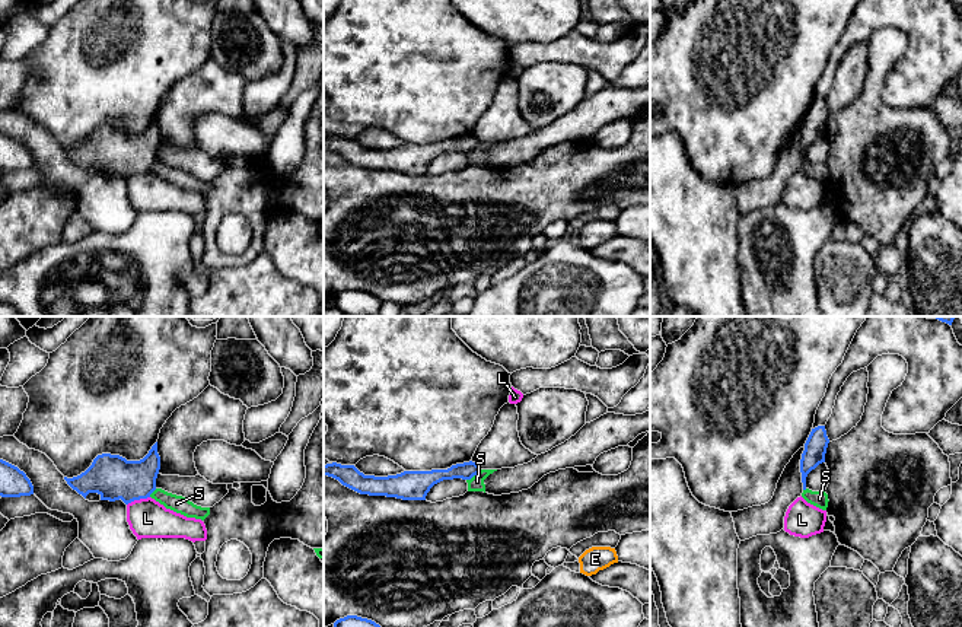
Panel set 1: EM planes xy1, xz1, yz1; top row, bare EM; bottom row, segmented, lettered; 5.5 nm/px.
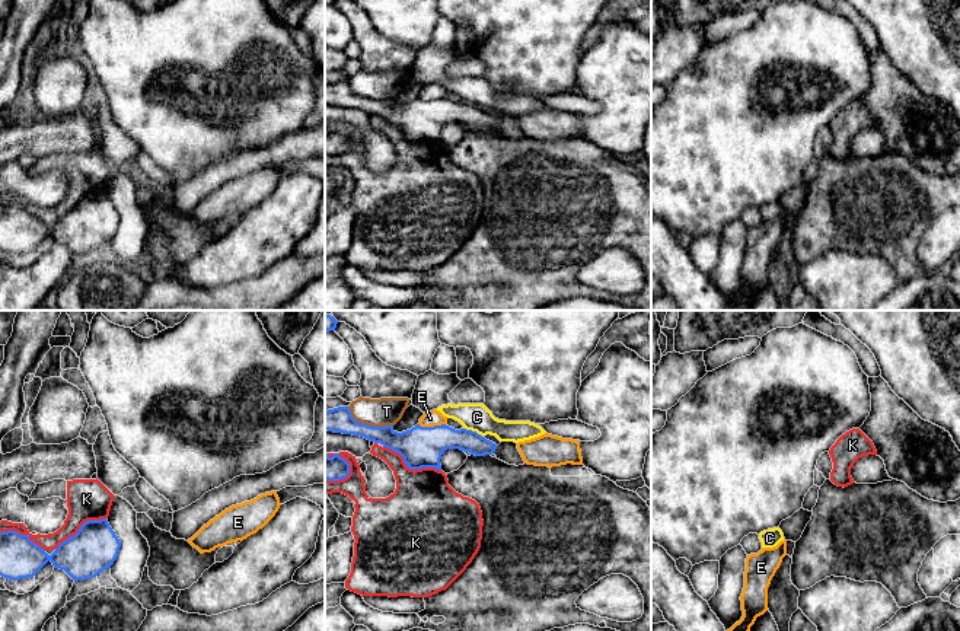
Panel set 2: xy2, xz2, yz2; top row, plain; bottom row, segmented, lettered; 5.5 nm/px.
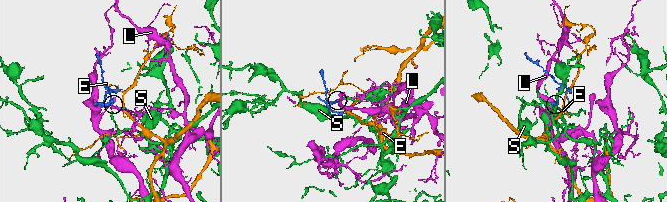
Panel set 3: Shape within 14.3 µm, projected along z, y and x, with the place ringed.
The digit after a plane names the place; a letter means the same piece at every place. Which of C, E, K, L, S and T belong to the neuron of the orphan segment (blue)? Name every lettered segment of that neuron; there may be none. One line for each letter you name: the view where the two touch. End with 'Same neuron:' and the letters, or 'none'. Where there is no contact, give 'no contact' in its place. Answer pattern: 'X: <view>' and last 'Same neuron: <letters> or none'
Same neuron: none

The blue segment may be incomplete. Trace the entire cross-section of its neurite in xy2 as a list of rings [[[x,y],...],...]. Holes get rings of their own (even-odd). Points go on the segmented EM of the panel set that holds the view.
[[[106,519],[84,522],[76,535],[48,555],[29,535],[0,532],[0,576],[9,580],[34,577],[48,561],[74,581],[96,577],[111,568],[121,542]]]

